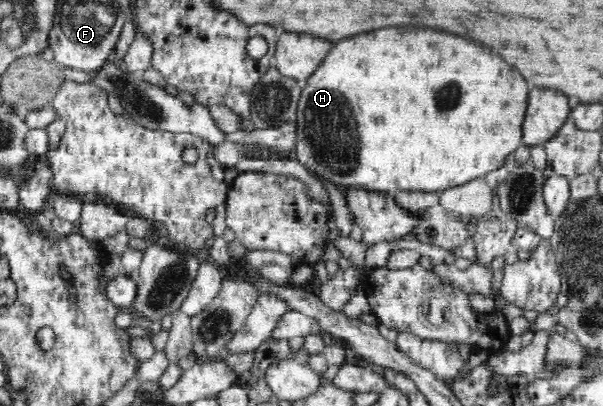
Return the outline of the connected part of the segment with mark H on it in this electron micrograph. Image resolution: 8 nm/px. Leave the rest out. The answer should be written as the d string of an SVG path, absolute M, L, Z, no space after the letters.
M381 28L377 32L367 32L367 34L337 42L331 48L329 56L323 60L323 64L317 68L316 72L313 72L306 81L306 85L302 87L295 116L297 161L336 186L344 185L371 192L398 190L439 193L475 178L484 177L488 172L501 168L507 156L514 153L522 141L528 147L545 145L557 135L560 126L568 119L569 112L567 98L561 92L543 90L543 88L535 88L529 92L523 76L515 68L505 64L503 58L493 54L489 48L481 48L479 44L471 40L465 40L447 32L435 32L429 28L427 30L425 28Z

